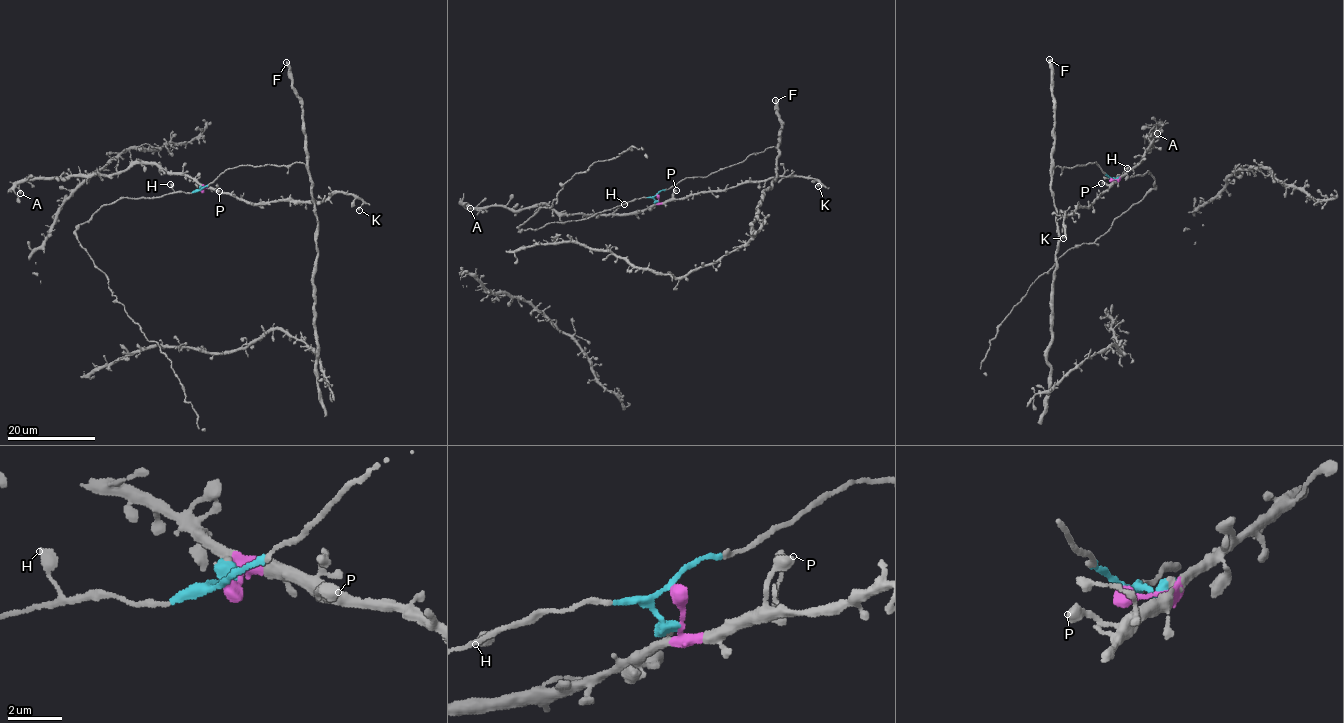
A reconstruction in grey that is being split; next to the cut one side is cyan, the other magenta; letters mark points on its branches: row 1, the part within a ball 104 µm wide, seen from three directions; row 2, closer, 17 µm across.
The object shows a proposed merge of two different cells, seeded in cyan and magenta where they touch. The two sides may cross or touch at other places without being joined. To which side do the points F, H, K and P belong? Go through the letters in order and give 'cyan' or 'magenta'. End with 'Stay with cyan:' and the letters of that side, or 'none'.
F: cyan
H: cyan
K: magenta
P: magenta
Stay with cyan: F, H

